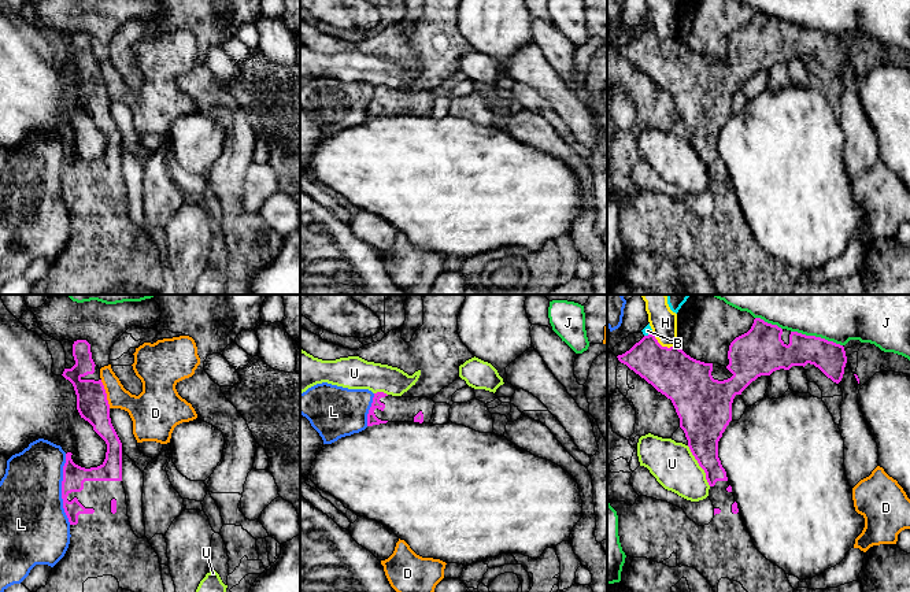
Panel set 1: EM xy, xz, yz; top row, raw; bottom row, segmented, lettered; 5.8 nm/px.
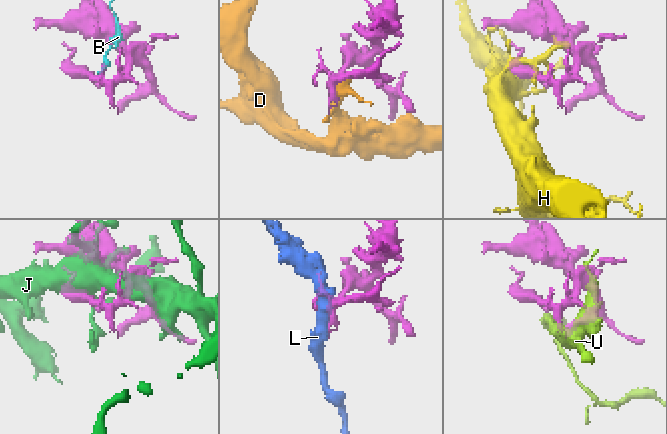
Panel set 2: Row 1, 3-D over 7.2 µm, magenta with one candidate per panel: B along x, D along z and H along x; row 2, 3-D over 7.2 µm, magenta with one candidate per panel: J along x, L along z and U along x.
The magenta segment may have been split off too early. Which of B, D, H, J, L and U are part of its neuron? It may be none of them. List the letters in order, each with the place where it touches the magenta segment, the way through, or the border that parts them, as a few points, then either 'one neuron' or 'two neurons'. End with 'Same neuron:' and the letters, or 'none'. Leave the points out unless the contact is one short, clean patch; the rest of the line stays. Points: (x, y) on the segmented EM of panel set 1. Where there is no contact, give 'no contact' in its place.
B: contact yz (648, 335); two neurons
D: contact xy (106, 393); two neurons
H: contact yz (663, 347); two neurons
J: contact yz (817, 337); two neurons
L: contact xy (62, 489); two neurons
U: contact yz (699, 465); border yz (687, 446), (710, 485); two neurons
Same neuron: none

